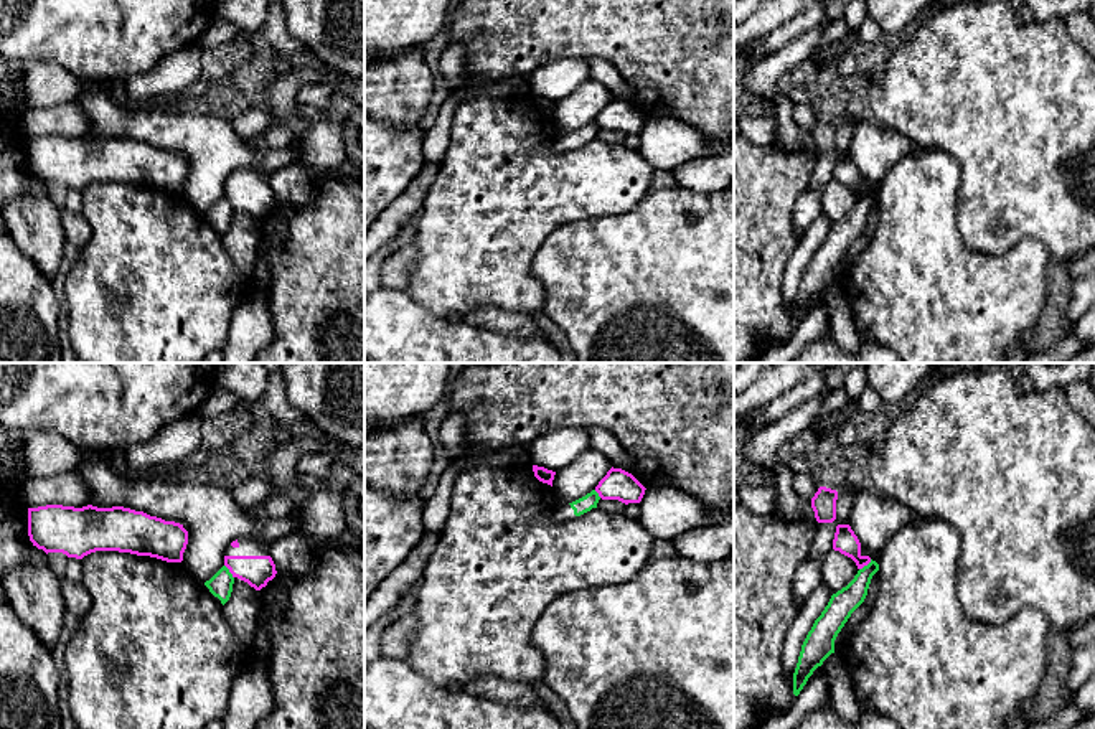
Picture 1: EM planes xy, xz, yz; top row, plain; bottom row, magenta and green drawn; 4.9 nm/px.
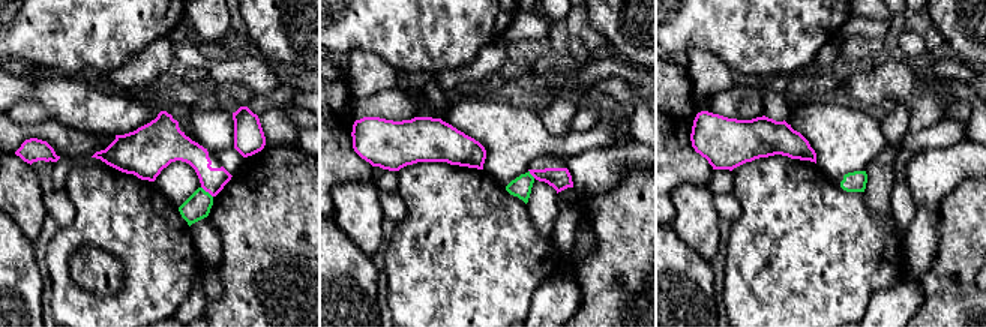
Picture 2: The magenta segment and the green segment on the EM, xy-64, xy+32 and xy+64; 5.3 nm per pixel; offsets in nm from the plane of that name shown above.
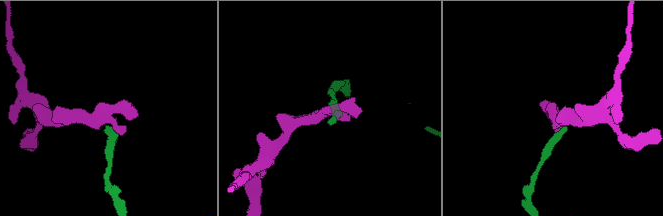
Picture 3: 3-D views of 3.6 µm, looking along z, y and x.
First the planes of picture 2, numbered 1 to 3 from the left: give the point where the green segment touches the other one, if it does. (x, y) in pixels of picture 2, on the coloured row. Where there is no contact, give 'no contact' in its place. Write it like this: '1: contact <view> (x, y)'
1: contact xy-64 (207, 191)
2: contact xy+32 (532, 174)
3: no contact

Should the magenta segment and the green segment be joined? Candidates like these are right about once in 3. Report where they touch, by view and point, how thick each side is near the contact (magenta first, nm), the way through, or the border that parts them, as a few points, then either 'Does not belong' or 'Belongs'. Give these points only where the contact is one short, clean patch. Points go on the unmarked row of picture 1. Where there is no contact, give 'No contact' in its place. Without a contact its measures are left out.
Touches magenta at yz (864, 195). Thickness 120 nm (magenta) against 130 nm. Boundary: yz (871, 190), (860, 200). Does not belong

